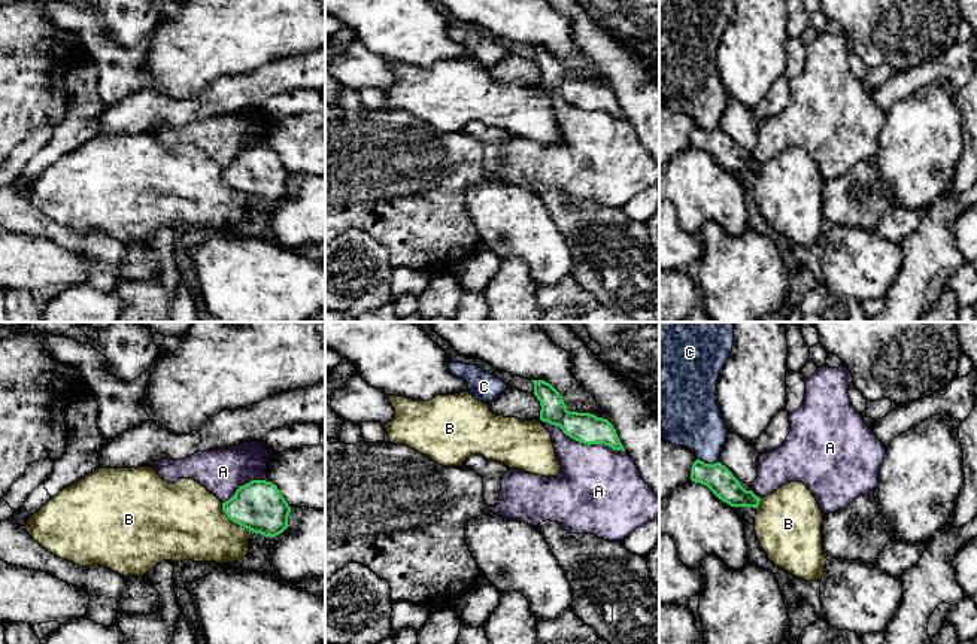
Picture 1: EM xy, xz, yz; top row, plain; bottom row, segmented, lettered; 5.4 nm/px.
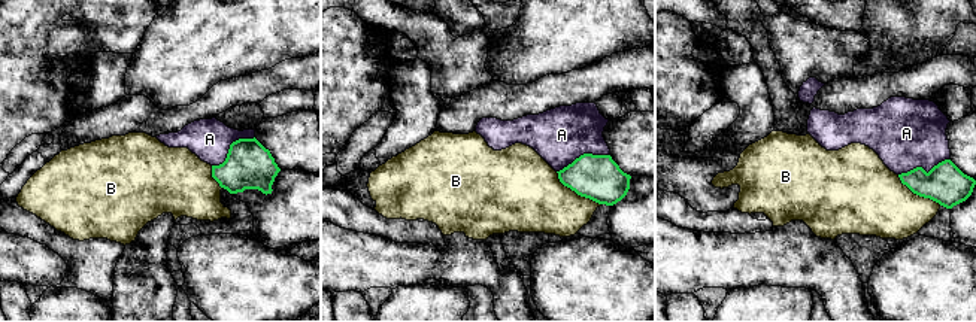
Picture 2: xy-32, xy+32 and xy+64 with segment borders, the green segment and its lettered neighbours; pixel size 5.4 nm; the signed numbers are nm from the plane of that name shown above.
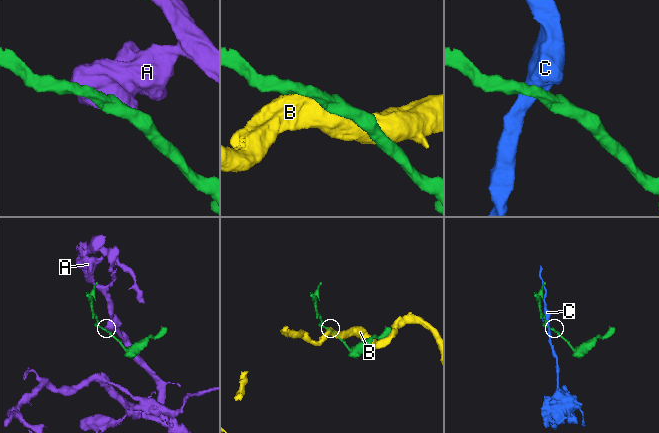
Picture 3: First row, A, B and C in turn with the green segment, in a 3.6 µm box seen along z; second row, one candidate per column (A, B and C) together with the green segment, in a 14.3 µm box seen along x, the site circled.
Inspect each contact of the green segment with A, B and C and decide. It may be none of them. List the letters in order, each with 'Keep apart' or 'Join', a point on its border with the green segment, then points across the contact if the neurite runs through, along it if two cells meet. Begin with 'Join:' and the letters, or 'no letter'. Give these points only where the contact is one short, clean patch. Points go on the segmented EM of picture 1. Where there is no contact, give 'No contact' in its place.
Join: no letter
A: Keep apart. Touches green at xz (582, 442)
B: Keep apart. Touches green at xy (234, 522)
C: Keep apart. Touches green at yz (707, 464)

